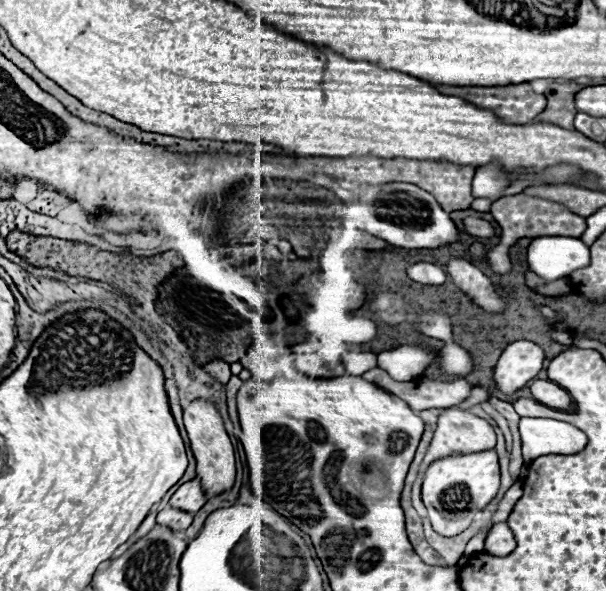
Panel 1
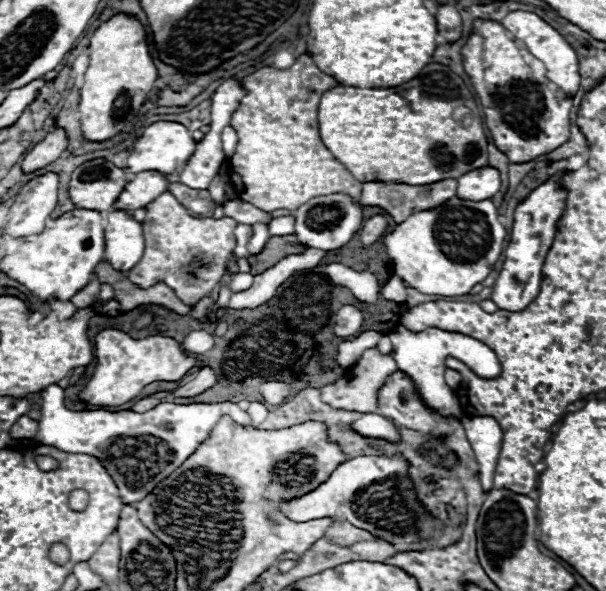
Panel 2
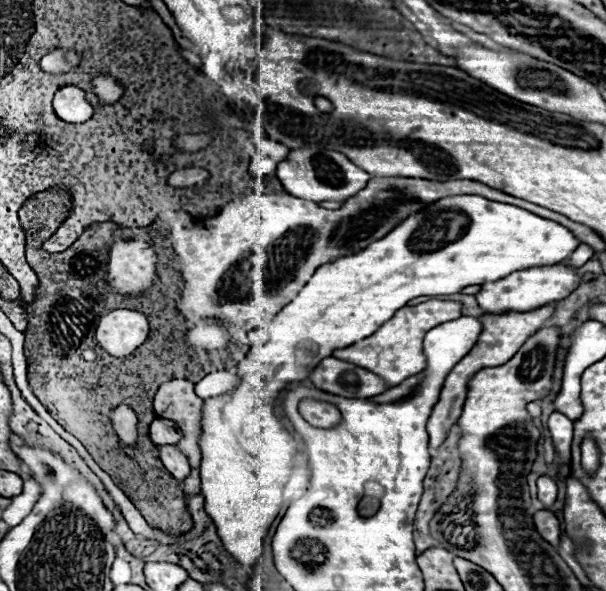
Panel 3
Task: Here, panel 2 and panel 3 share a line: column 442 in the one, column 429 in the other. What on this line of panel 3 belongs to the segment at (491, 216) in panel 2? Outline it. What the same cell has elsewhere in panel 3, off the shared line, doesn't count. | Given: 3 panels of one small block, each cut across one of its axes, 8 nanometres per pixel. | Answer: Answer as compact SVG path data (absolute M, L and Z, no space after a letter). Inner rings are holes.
M448 196L428 204L424 210L404 218L384 238L368 244L356 254L342 256L316 270L312 280L300 290L300 294L286 304L274 320L268 324L270 340L252 352L238 364L238 384L224 396L204 402L202 414L202 494L204 508L216 524L218 536L228 554L232 554L242 566L254 566L262 554L262 540L274 522L282 506L282 490L294 468L296 442L284 428L274 406L282 390L290 384L306 380L322 358L332 356L336 348L352 346L358 340L368 338L388 322L398 308L418 296L456 294L466 286L500 280L516 270L528 266L552 266L562 262L576 250L580 242L576 236L558 222L536 216L524 208L486 200L482 196Z

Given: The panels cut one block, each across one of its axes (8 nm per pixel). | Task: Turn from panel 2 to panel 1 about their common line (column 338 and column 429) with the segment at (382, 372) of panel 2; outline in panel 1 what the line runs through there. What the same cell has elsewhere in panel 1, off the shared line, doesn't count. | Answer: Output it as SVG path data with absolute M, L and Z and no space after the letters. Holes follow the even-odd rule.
M372 368L362 374L364 380L374 382L392 394L404 398L412 410L422 412L430 408L452 408L458 406L462 400L470 396L470 382L458 378L458 380L428 380L424 376L416 376L410 382L396 382L392 380L384 370Z

